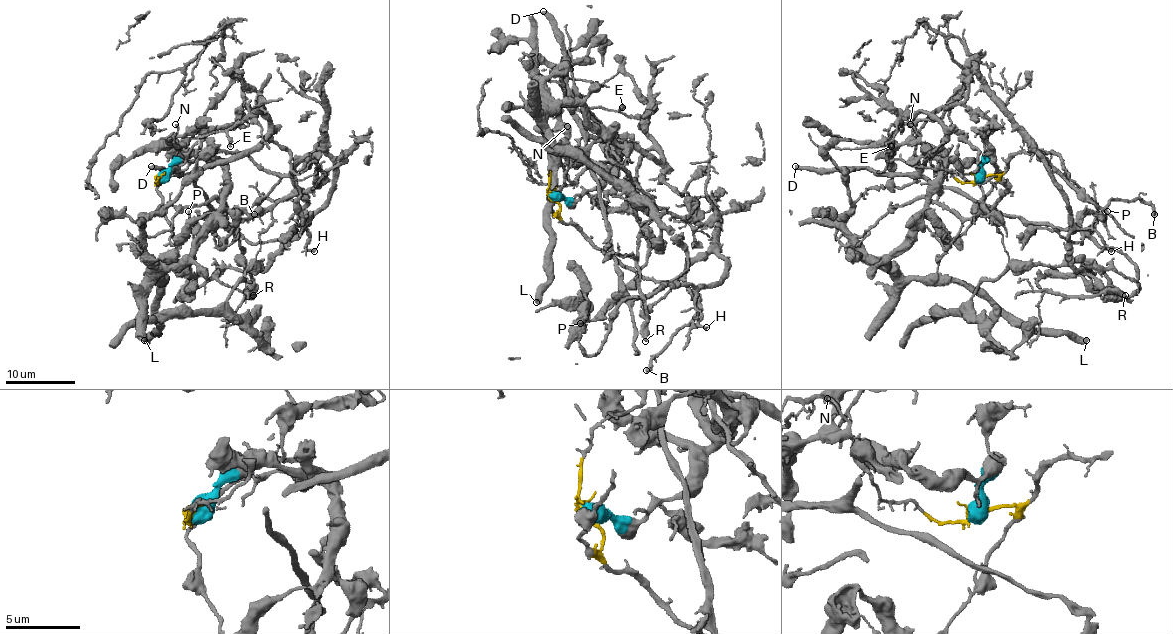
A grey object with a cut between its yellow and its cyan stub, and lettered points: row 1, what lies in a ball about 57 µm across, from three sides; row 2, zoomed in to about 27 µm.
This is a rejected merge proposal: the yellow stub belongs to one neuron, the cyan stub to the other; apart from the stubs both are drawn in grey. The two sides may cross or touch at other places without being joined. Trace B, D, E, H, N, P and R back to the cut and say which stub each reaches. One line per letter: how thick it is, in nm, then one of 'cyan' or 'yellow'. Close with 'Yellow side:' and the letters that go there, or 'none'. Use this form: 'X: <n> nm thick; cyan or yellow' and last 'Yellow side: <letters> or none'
B: 380 nm thick; yellow
D: 440 nm thick; yellow
E: 170 nm thick; yellow
H: 220 nm thick; yellow
N: 180 nm thick; cyan
P: 150 nm thick; yellow
R: 360 nm thick; yellow
Yellow side: B, D, E, H, P, R

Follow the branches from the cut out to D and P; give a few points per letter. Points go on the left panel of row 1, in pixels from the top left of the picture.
D: (159, 178), (196, 152), (283, 174), (332, 162), (283, 243), (248, 243), (189, 174), (151, 166)
P: (159, 178), (196, 152), (283, 174), (317, 152), (332, 162), (325, 204), (283, 243), (187, 211)

